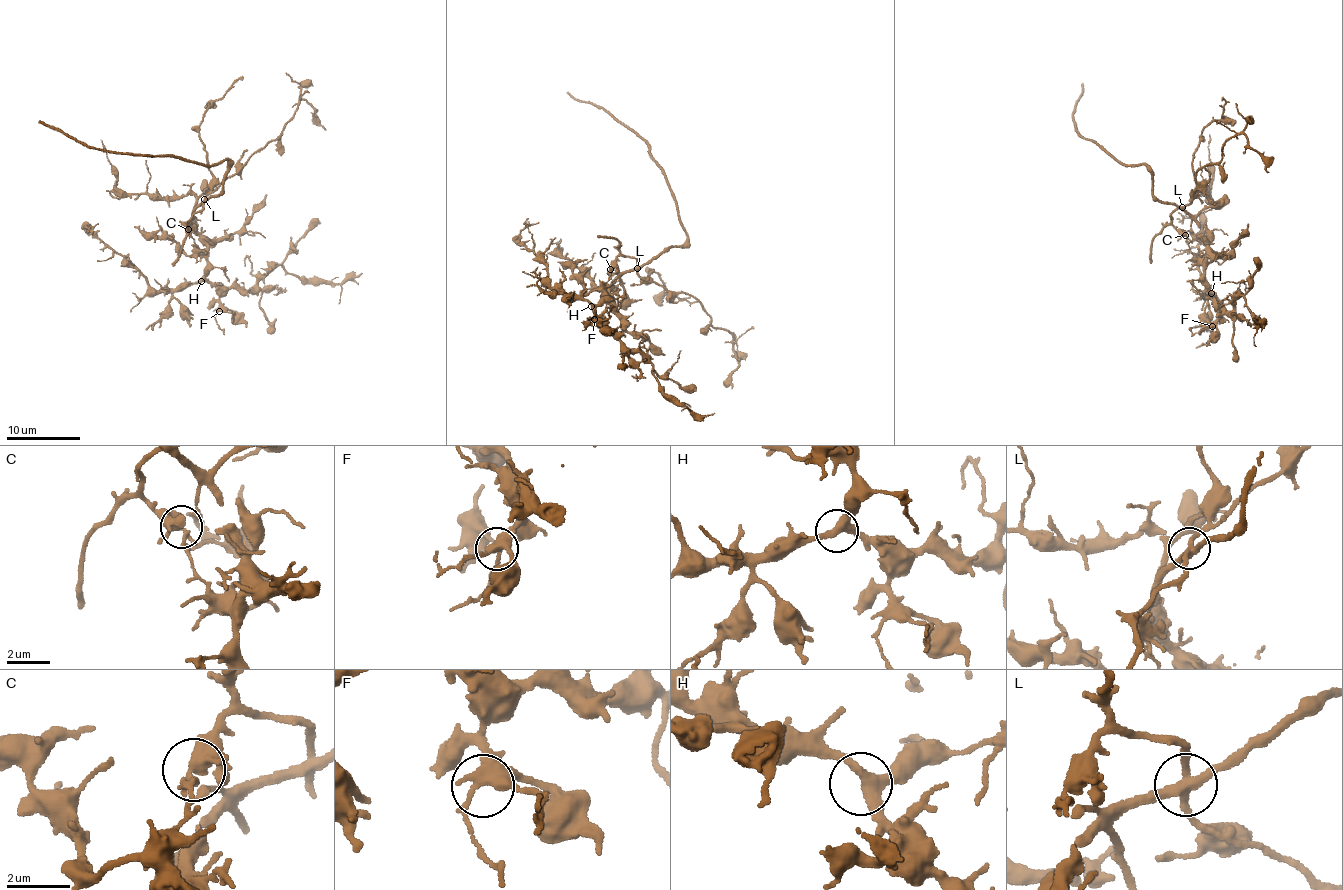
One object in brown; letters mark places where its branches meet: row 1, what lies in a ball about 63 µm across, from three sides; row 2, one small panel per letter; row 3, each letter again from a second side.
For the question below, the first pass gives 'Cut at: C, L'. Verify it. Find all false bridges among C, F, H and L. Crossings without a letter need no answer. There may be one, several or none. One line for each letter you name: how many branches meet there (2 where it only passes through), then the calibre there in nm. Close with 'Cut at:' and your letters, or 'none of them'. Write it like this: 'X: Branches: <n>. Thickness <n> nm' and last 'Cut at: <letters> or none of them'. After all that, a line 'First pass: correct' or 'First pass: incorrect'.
C: Branches: 6. Thickness 380 nm
L: Branches: 4. Thickness 300 nm
Cut at: C, L
First pass: correct

